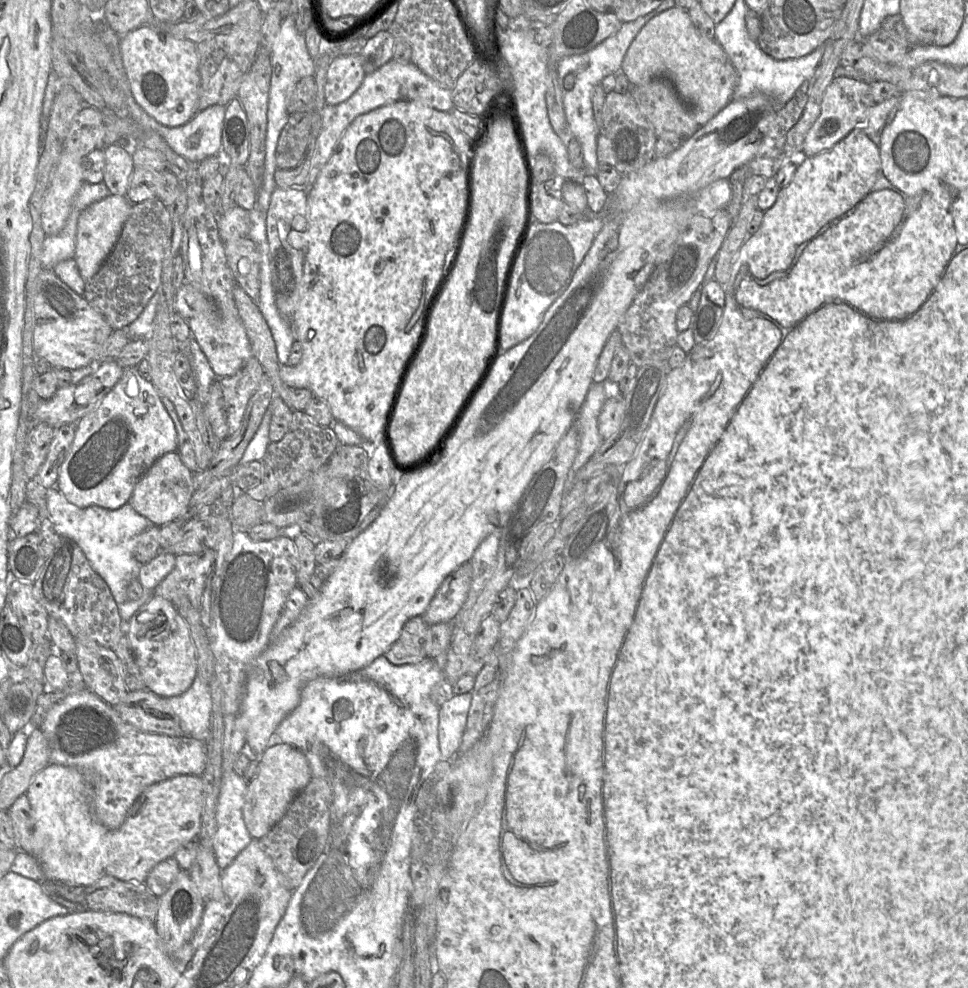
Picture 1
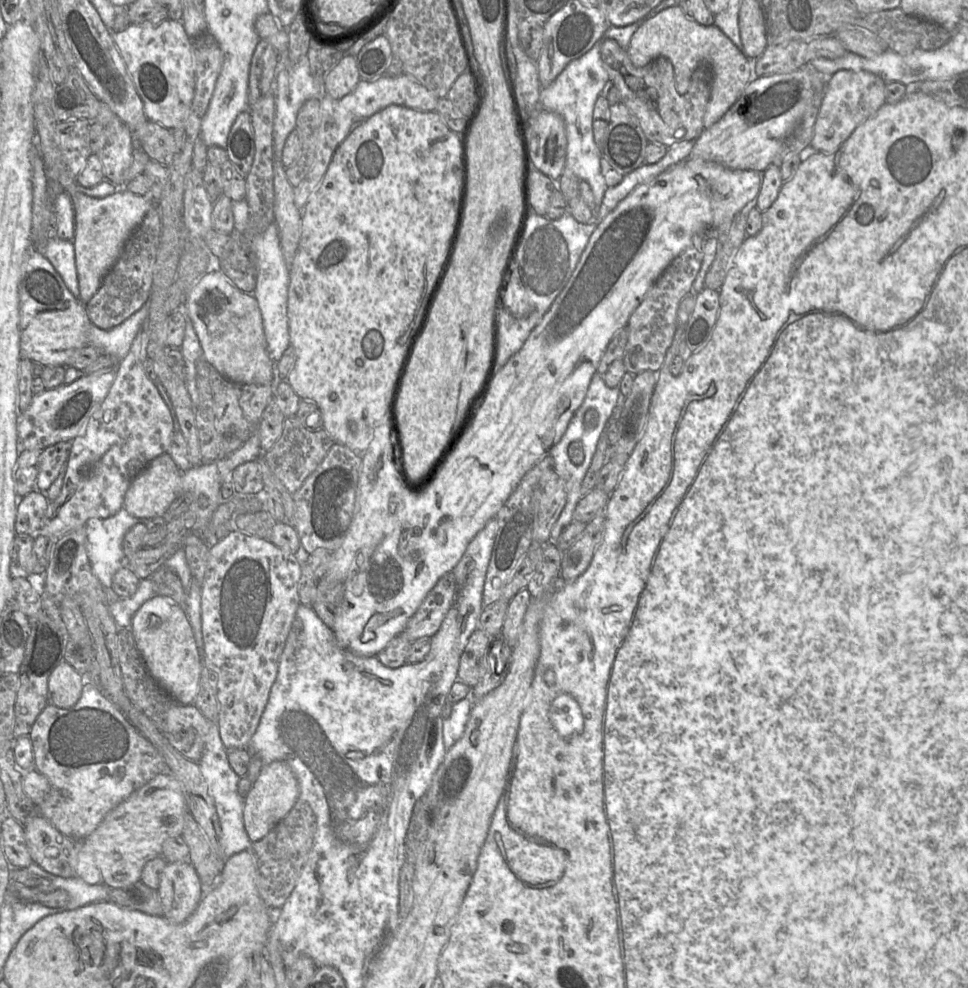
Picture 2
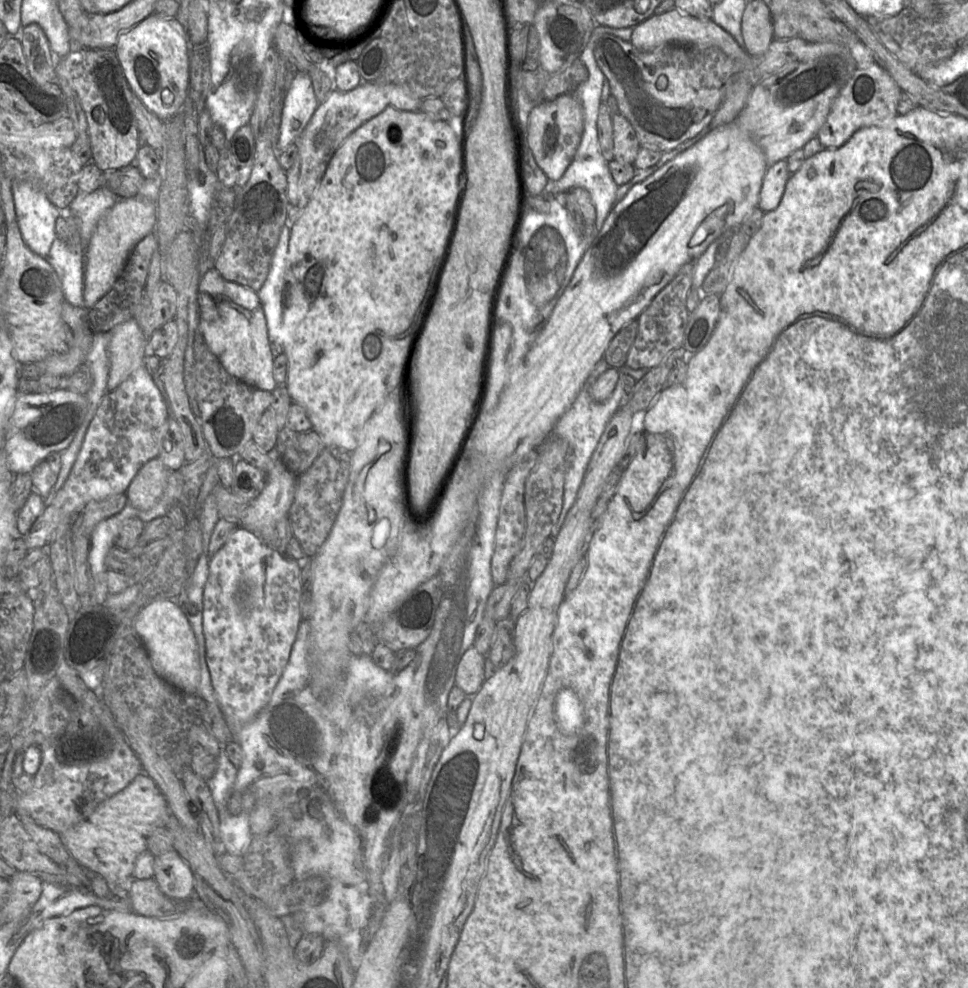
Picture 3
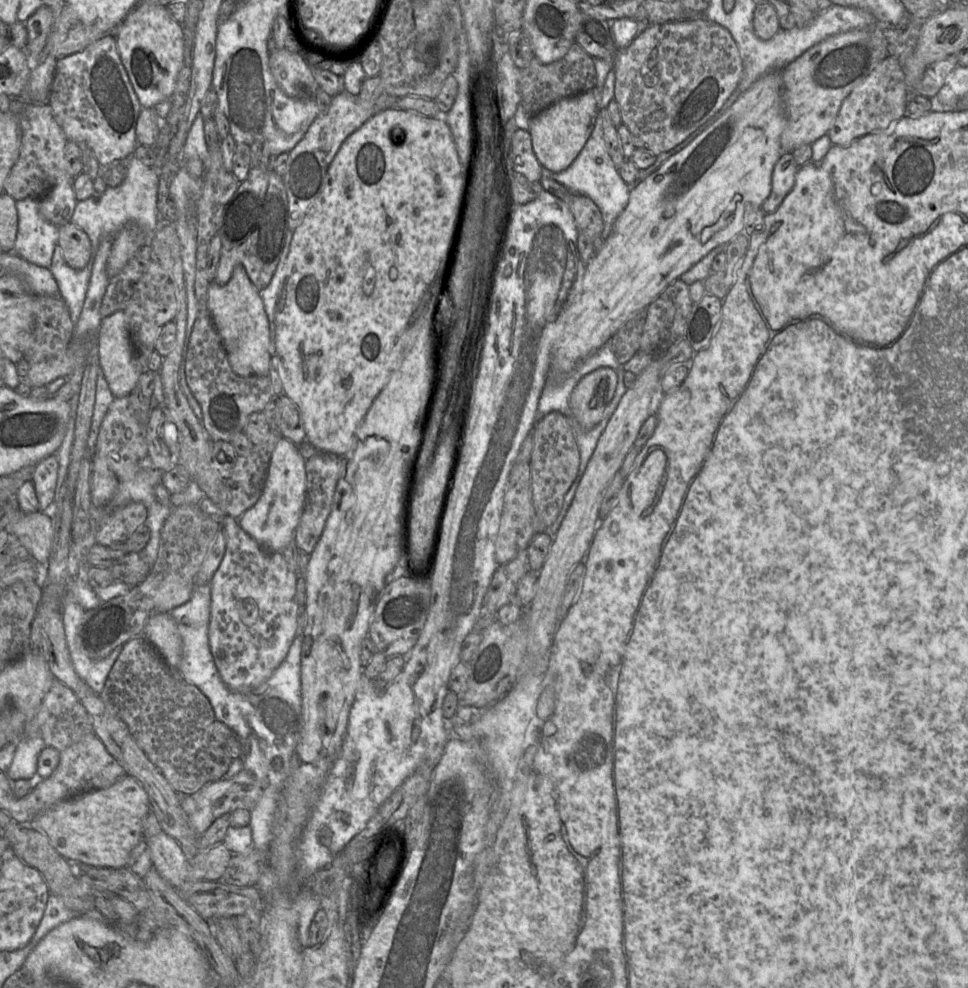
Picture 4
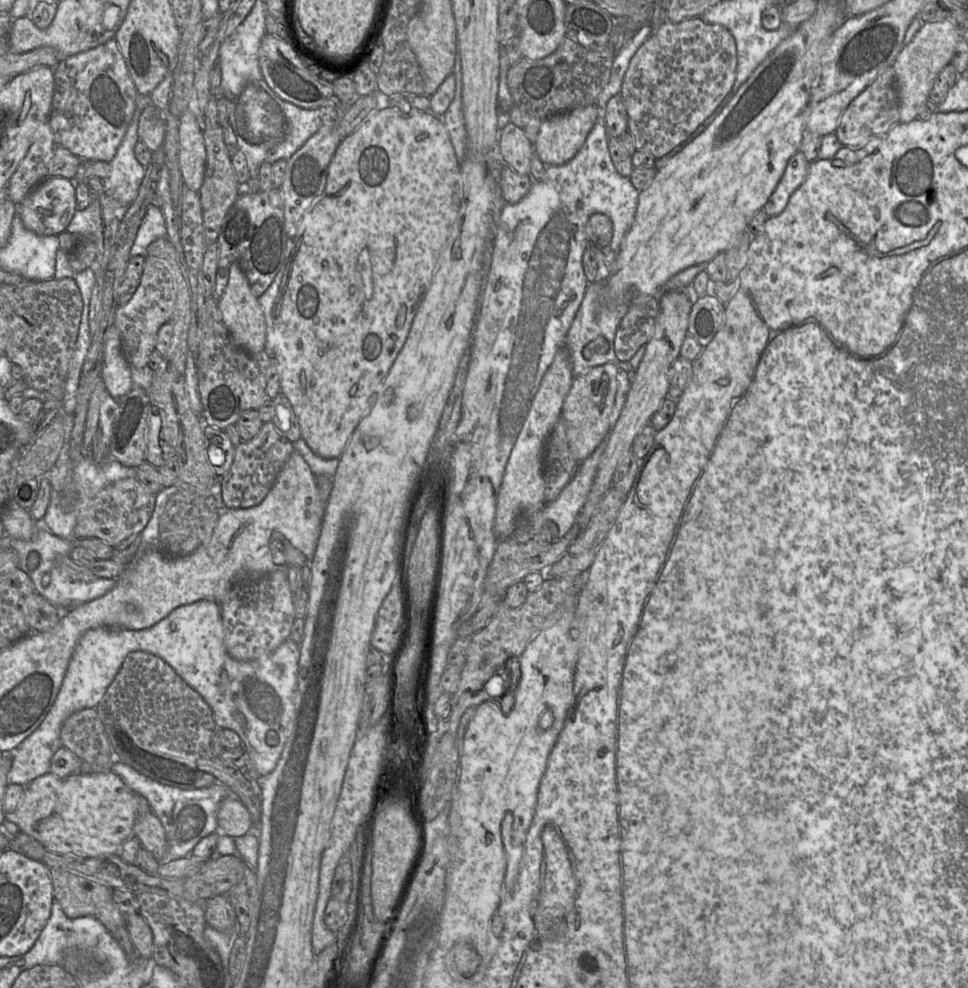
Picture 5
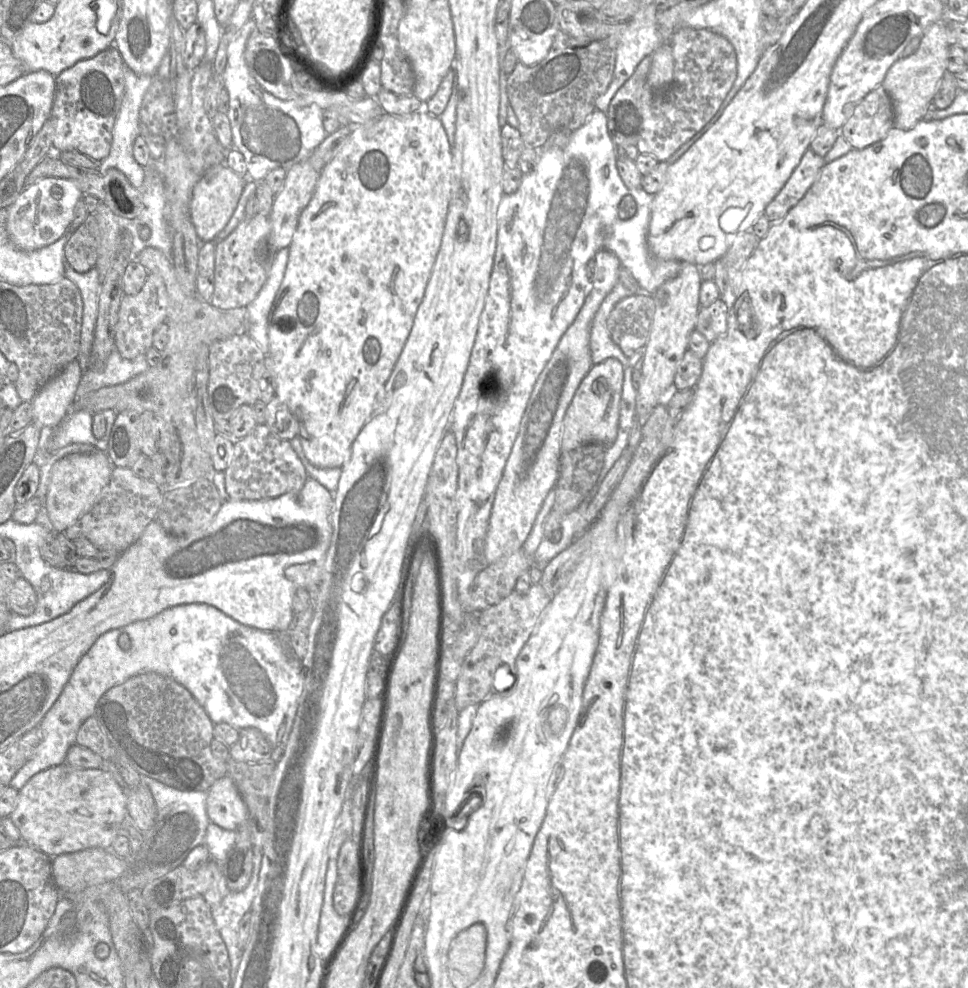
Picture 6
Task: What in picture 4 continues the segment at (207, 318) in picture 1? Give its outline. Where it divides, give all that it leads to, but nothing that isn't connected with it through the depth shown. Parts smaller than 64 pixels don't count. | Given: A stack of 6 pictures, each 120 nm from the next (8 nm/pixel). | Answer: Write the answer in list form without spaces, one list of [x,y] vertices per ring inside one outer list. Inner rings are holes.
[[[237,265],[232,277],[225,285],[212,281],[208,287],[207,307],[215,327],[225,346],[233,372],[241,377],[250,375],[268,375],[270,372],[270,328],[267,314],[259,291],[252,284],[243,265]]]

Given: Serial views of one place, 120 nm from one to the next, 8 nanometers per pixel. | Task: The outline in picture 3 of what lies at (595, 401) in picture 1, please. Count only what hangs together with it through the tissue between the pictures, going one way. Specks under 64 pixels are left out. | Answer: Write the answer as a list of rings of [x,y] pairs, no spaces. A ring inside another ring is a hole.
[[[601,359],[595,365],[590,375],[586,379],[576,400],[571,405],[571,407],[566,411],[566,413],[563,416],[561,416],[561,418],[557,421],[552,433],[553,436],[565,440],[574,452],[574,459],[569,464],[565,473],[564,498],[562,510],[556,524],[553,526],[551,531],[551,536],[554,538],[556,538],[559,534],[566,519],[566,516],[576,500],[576,496],[582,484],[588,464],[600,441],[602,434],[604,433],[607,427],[608,422],[610,421],[612,416],[622,407],[622,402],[626,397],[623,383],[624,376],[626,374],[619,371],[619,378],[615,390],[607,401],[603,403],[598,403],[591,398],[591,386],[595,383],[599,376],[602,375],[605,371],[607,371],[609,368],[610,366],[604,359]]]

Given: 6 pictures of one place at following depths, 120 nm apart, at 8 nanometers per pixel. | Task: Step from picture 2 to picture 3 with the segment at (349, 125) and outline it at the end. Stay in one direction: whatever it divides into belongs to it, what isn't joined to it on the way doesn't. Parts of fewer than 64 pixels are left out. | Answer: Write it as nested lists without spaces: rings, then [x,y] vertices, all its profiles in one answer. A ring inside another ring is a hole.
[[[362,82],[348,92],[332,90],[328,98],[319,104],[310,122],[295,142],[298,154],[292,167],[286,171],[288,223],[294,223],[302,214],[320,184],[334,153],[352,132],[380,114],[386,107],[419,111],[422,100],[397,83]]]

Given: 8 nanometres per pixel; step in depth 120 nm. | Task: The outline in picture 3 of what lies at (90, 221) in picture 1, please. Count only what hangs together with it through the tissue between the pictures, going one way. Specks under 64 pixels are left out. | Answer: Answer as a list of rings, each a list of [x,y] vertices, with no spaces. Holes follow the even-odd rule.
[[[139,196],[119,198],[99,220],[84,256],[83,307],[92,308],[112,288],[132,250],[139,241],[154,231],[155,223],[156,202]]]

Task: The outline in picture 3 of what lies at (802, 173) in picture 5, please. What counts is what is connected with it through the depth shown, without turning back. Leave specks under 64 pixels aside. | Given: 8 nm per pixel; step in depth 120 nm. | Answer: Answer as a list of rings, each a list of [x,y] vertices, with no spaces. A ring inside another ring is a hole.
[[[779,160],[768,165],[758,200],[758,207],[764,213],[779,206],[790,175],[786,160]]]

